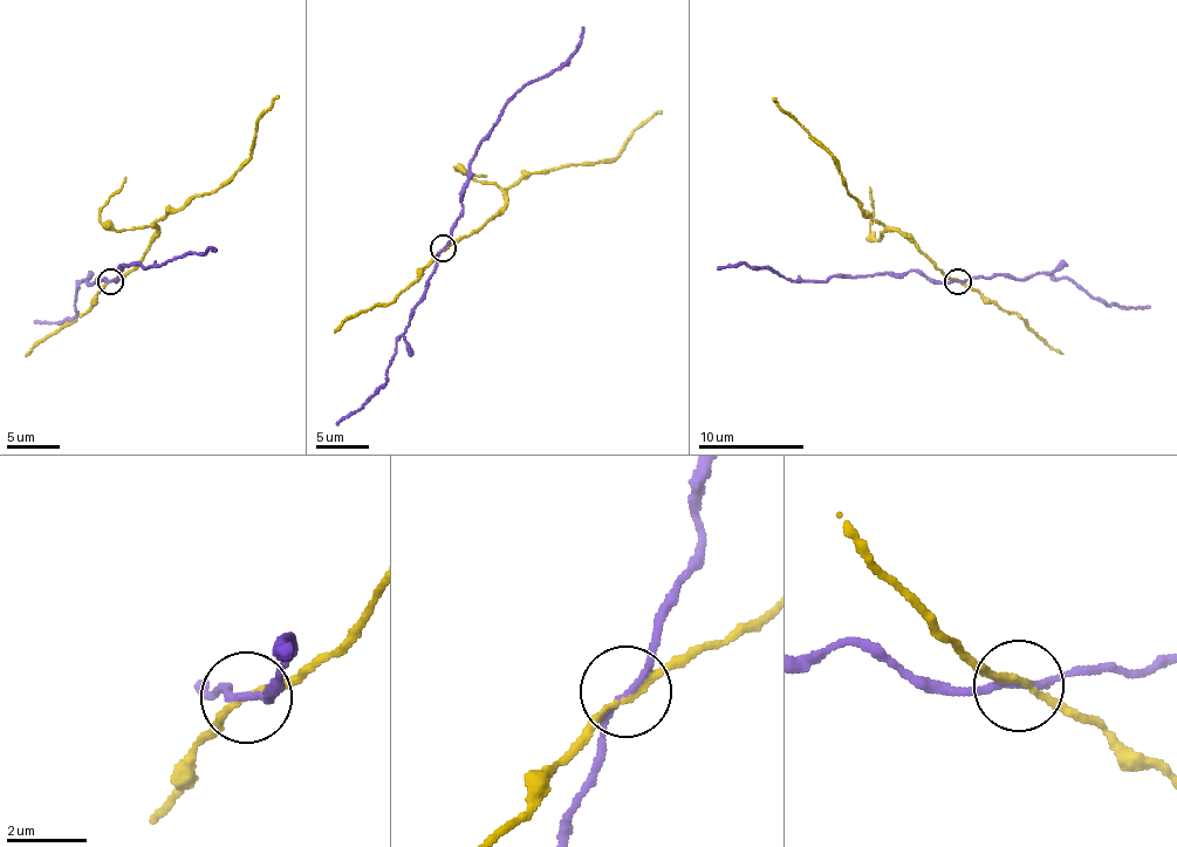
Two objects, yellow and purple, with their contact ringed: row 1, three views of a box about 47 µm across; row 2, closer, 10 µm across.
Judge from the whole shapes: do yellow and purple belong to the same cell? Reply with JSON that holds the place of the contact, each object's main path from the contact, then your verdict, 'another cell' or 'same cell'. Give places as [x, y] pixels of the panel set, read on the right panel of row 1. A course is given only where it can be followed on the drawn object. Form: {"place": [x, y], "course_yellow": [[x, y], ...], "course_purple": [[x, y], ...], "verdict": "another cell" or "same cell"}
{"place": [957, 281], "course_yellow": [[957, 280], [943, 273], [912, 241], [870, 216], [846, 191], [839, 164], [772, 97]], "course_purple": [[957, 280], [935, 282], [917, 272], [832, 274], [812, 281], [740, 263], [718, 270]], "verdict": "another cell"}

